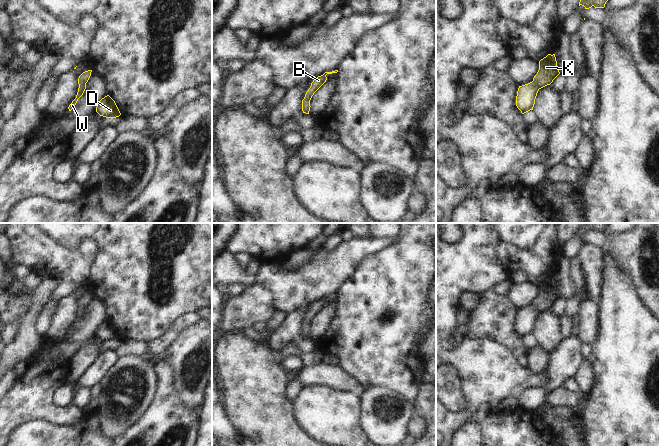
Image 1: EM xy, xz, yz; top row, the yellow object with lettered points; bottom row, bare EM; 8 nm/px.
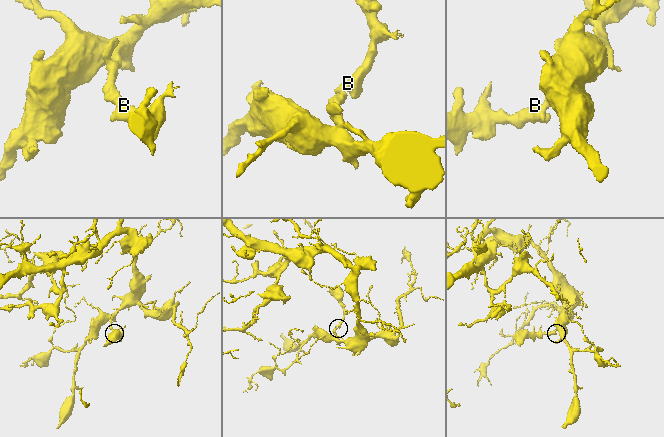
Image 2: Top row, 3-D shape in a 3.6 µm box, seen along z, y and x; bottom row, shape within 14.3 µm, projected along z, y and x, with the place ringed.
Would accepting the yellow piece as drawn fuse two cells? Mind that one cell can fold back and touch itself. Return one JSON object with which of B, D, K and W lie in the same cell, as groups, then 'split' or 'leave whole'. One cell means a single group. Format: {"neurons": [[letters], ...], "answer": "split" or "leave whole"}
{"neurons": [["B", "D", "K", "W"]], "answer": "leave whole"}

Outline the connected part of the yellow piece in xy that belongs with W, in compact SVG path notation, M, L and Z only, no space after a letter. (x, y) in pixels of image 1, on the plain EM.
M88 294L88 295L83 296L79 300L79 302L78 302L78 308L79 308L78 316L77 316L76 322L72 325L72 327L68 331L69 335L71 335L75 331L78 323L83 319L83 317L86 313L86 307L88 306L88 304L91 300L91 296L92 296L92 294Z

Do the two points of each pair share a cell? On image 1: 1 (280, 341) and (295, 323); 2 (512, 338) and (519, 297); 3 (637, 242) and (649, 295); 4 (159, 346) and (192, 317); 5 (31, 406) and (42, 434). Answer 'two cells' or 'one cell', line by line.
1: one cell
2: two cells
3: one cell
4: one cell
5: two cells

